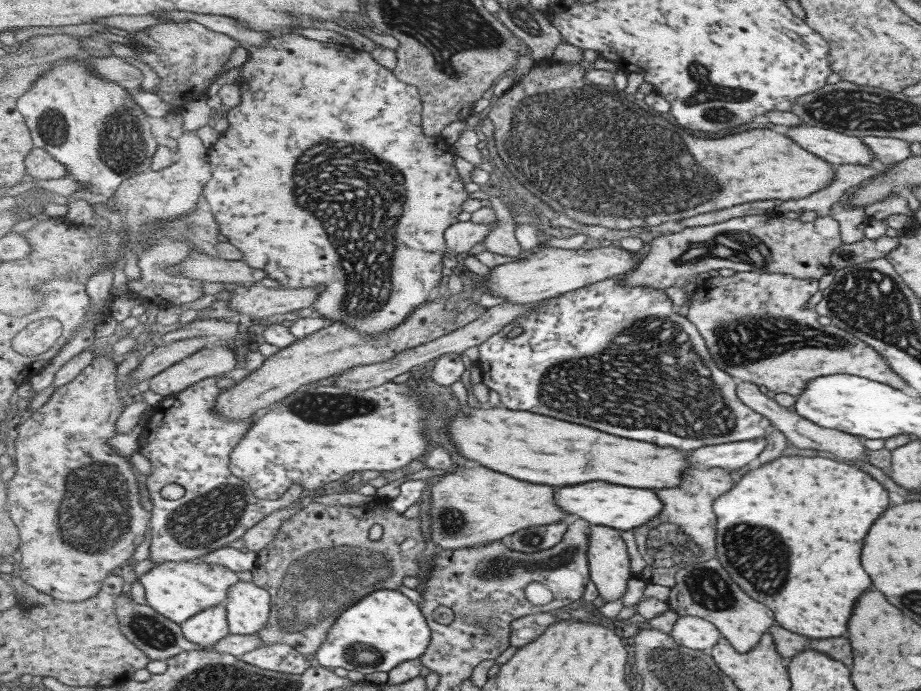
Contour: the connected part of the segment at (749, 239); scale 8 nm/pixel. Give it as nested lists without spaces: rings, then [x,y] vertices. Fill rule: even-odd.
[[[773,210],[763,214],[736,216],[725,222],[705,226],[686,226],[682,231],[669,233],[654,239],[650,243],[650,252],[642,258],[641,264],[627,277],[626,285],[632,287],[648,286],[659,290],[676,286],[684,287],[690,276],[699,275],[709,270],[731,269],[737,272],[778,273],[798,279],[819,280],[822,275],[832,271],[830,254],[840,247],[838,222],[829,215],[817,217],[812,222],[800,222],[799,219],[787,219],[778,216]]]

